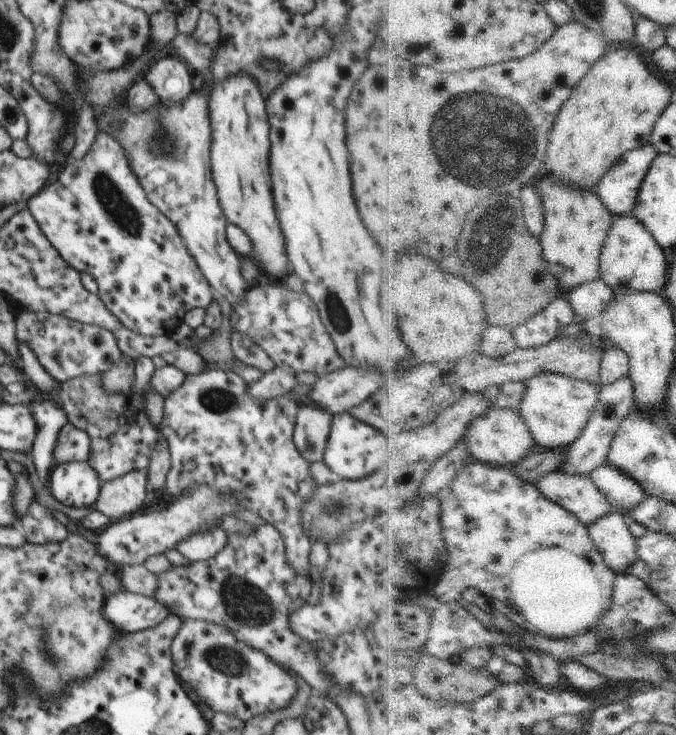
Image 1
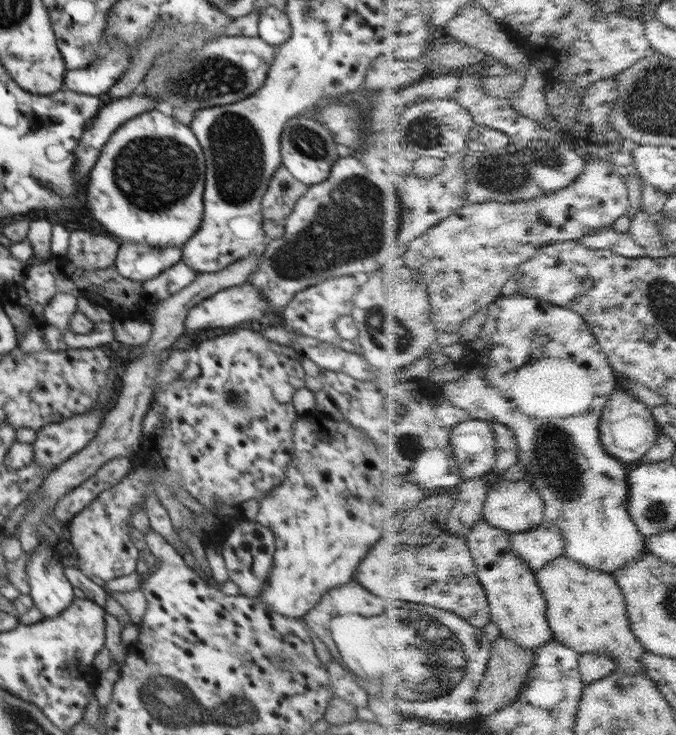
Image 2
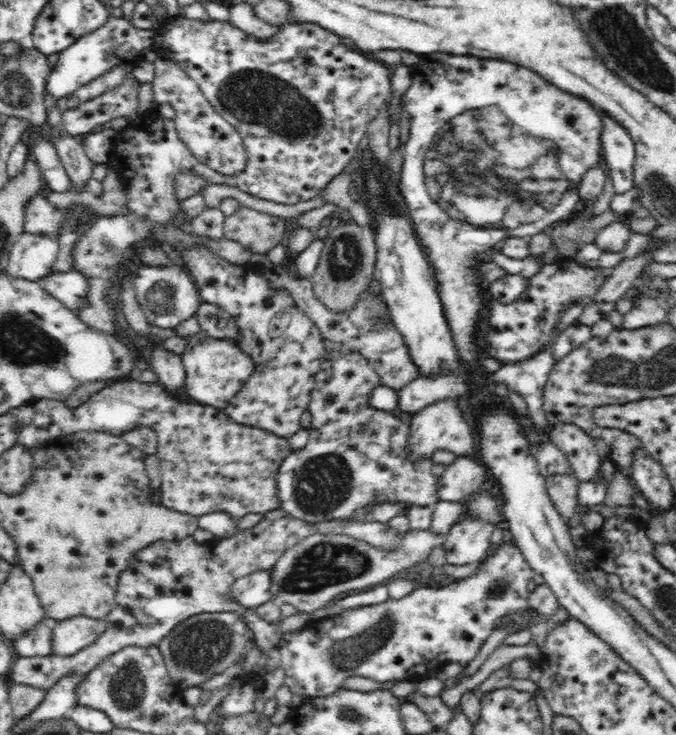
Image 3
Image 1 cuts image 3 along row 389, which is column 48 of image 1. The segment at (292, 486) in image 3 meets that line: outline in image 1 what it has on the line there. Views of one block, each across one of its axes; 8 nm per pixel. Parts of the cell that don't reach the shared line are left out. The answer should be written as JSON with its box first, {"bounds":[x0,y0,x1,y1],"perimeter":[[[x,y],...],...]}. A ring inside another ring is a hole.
{"bounds":[16,311,122,383],"perimeter":[[[24,311],[17,314],[16,340],[26,342],[42,368],[60,383],[79,376],[101,375],[118,364],[122,356],[116,337],[109,330],[48,312]]]}

